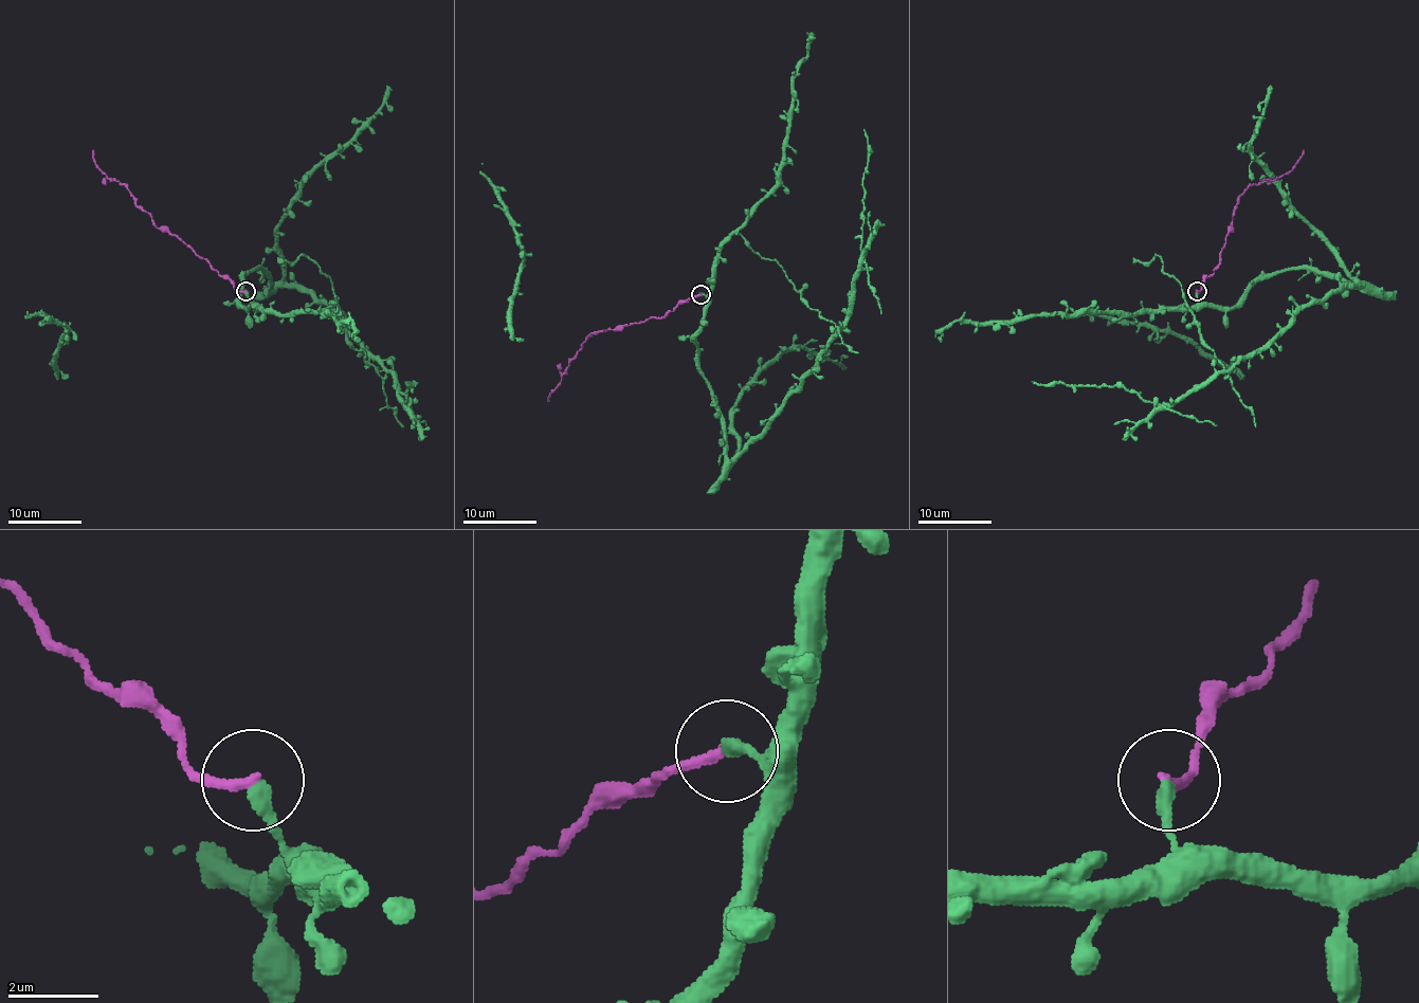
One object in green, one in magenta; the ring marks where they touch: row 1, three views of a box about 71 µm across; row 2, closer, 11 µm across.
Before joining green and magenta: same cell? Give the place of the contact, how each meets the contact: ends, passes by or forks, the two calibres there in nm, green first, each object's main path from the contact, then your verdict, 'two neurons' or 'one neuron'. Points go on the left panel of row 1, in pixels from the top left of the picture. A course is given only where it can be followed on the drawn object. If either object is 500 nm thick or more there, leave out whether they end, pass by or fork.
(246, 291) | green ends | magenta ends | 320/240 nm | green via (246, 291), (246, 308), (241, 280), (258, 269), (320, 298), (386, 372), (349, 341), (315, 263), (277, 258) | magenta via (246, 291), (238, 291), (176, 236), (162, 232), (125, 185), (105, 175), (94, 162), (92, 150) | two neurons

